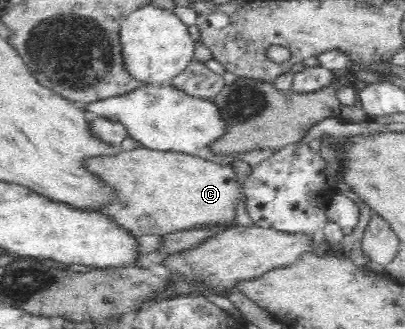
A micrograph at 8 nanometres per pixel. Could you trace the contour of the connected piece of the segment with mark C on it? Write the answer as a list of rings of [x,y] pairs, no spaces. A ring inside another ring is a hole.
[[[139,148],[122,151],[115,156],[99,156],[88,160],[89,171],[103,178],[109,185],[115,185],[121,193],[117,205],[109,208],[109,215],[129,234],[161,235],[193,228],[227,228],[236,225],[237,205],[247,203],[244,185],[237,181],[237,175],[231,165],[220,165],[195,154],[161,152],[153,149]]]

